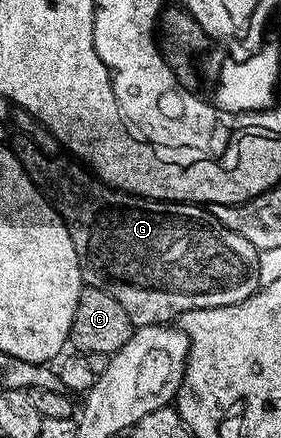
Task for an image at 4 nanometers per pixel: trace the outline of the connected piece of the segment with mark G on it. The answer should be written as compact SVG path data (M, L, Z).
M32 145L24 146L16 148L16 157L30 181L67 225L71 245L75 245L75 257L79 257L82 284L103 289L103 293L119 301L134 328L169 325L191 309L235 305L257 290L257 247L239 237L239 233L227 229L227 225L214 217L212 210L195 203L169 203L160 197L143 199L139 195L128 195L126 191L102 183L80 162L48 155Z

